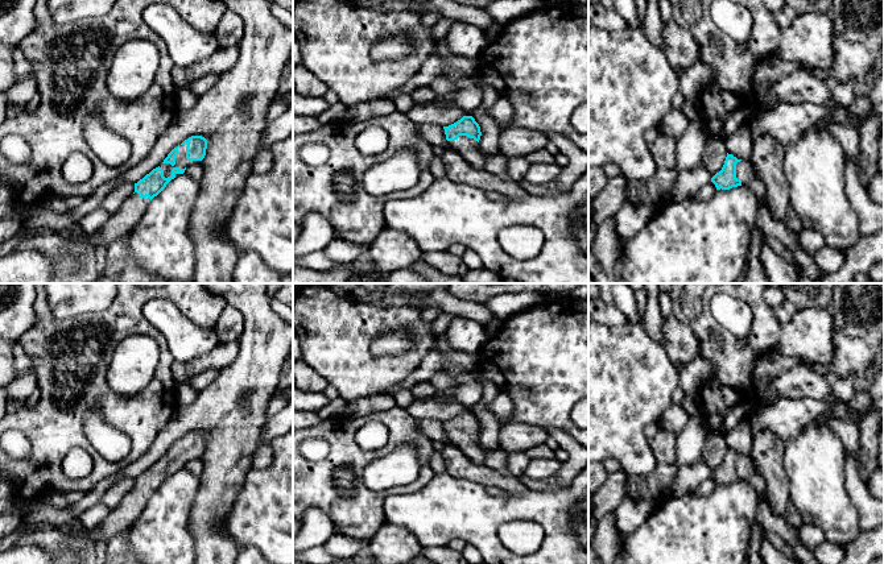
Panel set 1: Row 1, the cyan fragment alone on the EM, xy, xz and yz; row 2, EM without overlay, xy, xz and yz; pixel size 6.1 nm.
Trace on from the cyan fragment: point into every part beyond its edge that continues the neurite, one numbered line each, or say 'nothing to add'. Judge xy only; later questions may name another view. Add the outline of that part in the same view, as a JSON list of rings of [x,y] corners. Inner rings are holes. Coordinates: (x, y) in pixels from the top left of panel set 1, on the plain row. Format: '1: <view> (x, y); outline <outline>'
1: xy (181, 456); outline [[[187,439],[178,441],[178,449],[175,452],[175,460],[174,461],[172,461],[170,459],[161,459],[160,460],[160,463],[164,465],[164,472],[165,473],[172,470],[172,464],[173,463],[185,464],[191,459],[199,457],[199,456],[189,456],[186,453],[186,441],[187,441]]]

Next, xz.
1: xz (469, 443); outline [[[459,431],[455,436],[449,436],[449,443],[462,449],[462,452],[476,464],[483,461],[488,453],[480,448],[479,437],[467,431]]]

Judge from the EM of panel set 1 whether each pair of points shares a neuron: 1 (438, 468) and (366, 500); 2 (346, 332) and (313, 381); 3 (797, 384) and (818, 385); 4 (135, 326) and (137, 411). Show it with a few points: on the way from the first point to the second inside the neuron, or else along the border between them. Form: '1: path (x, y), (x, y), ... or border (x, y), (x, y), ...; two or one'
1: border (433, 451), (430, 468), (436, 473); two
2: border (306, 363), (329, 384); two
3: path (802, 384), (813, 385); one
4: path (160, 339), (165, 347), (164, 381), (161, 388); one

